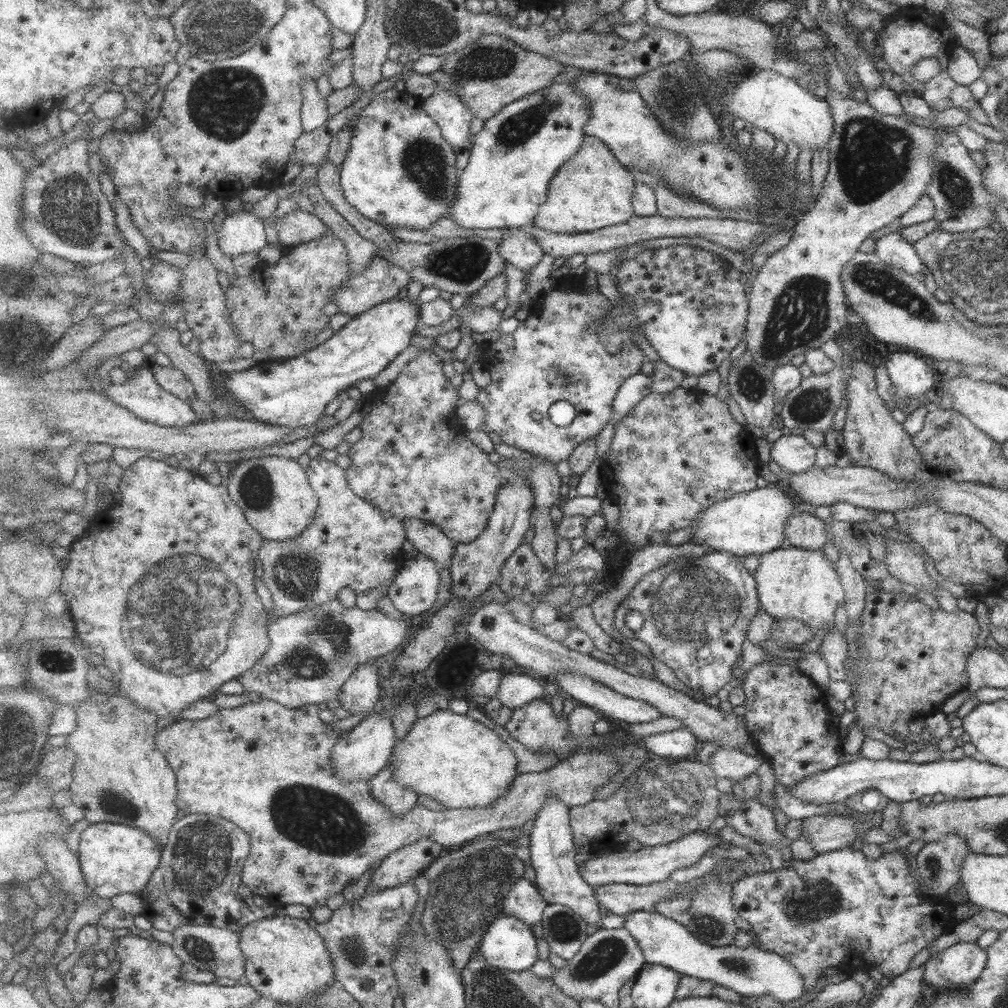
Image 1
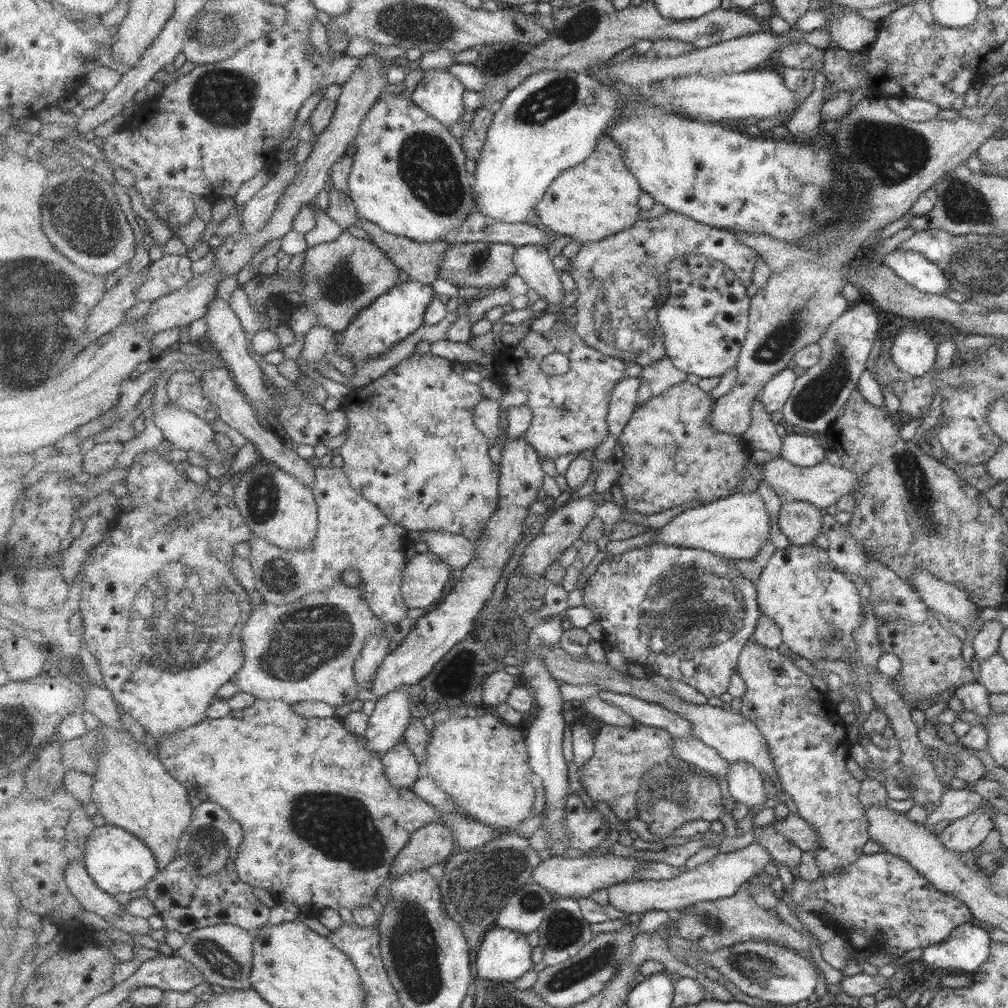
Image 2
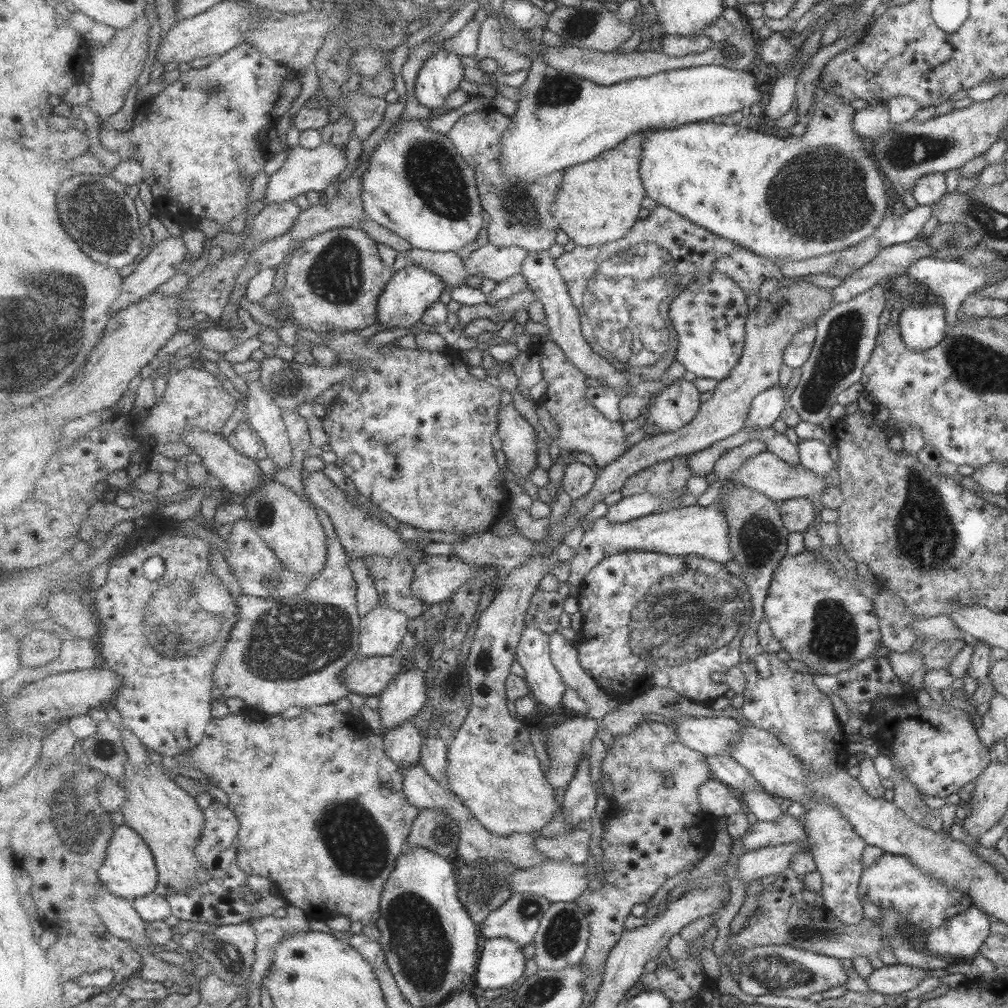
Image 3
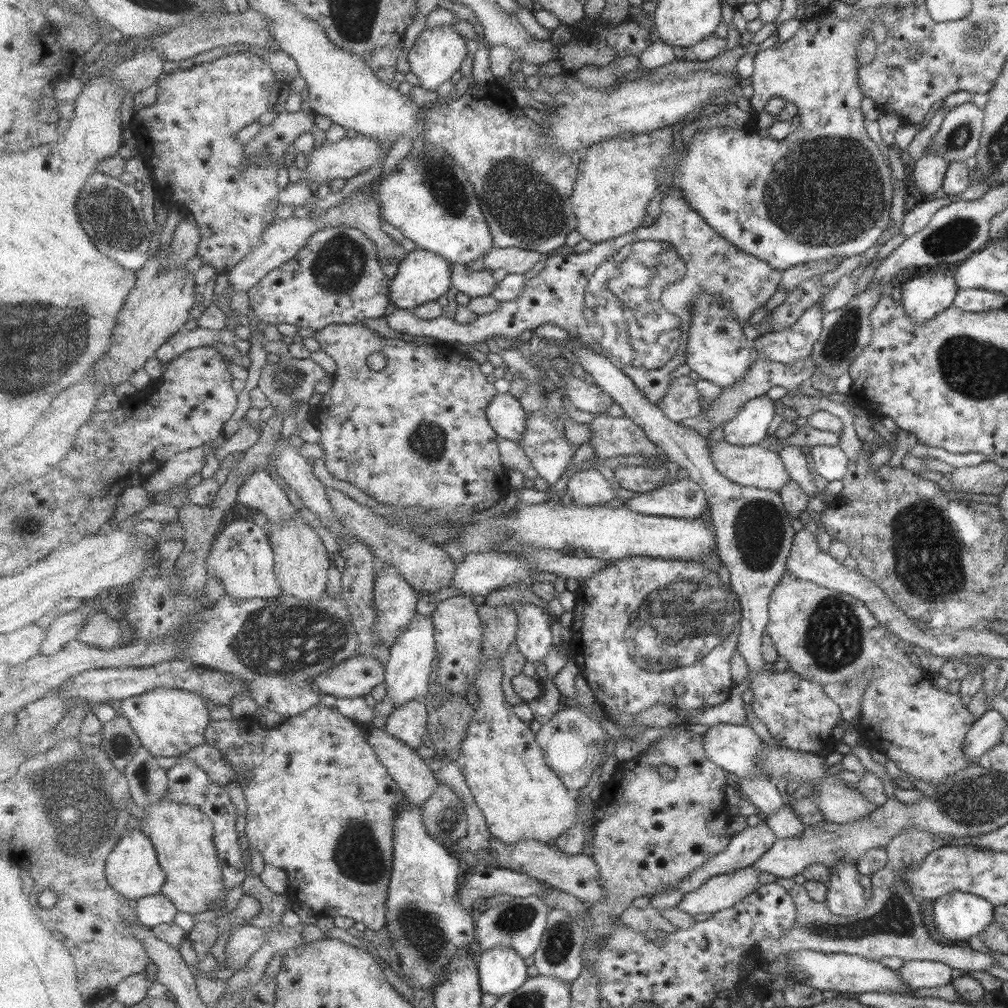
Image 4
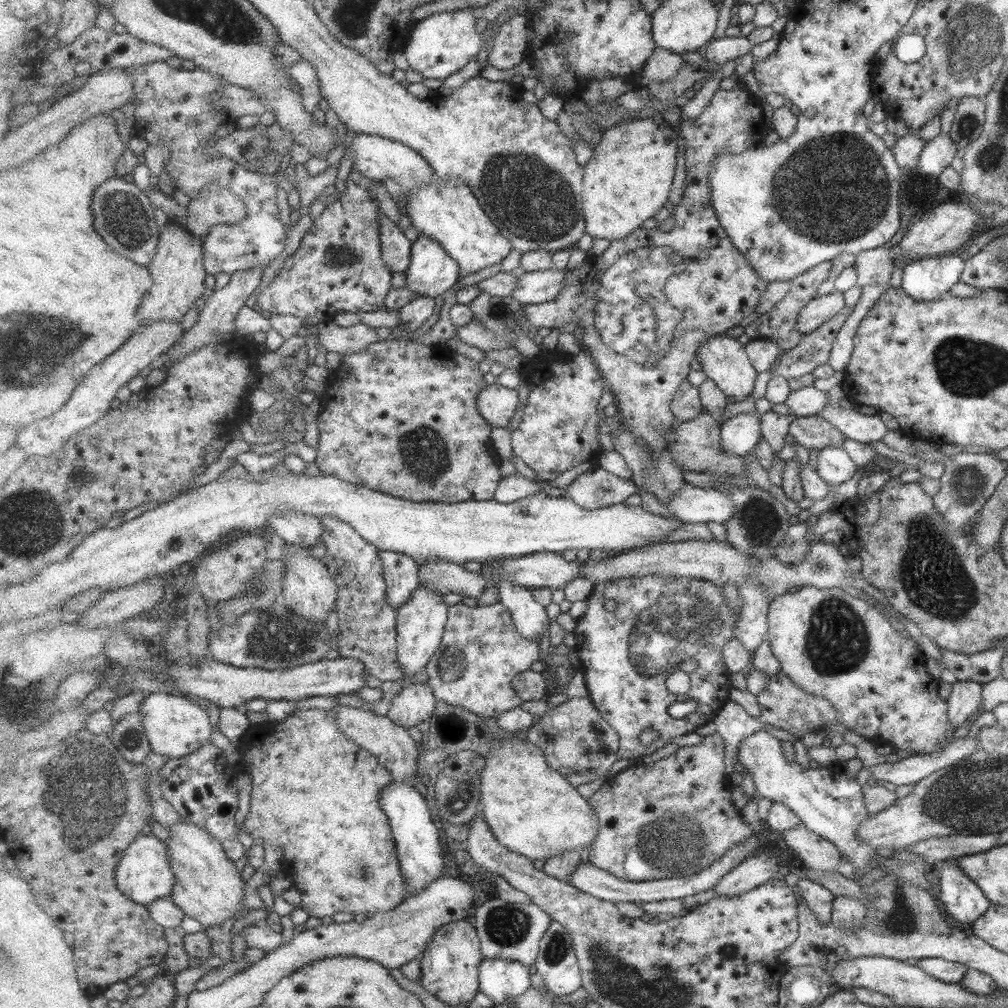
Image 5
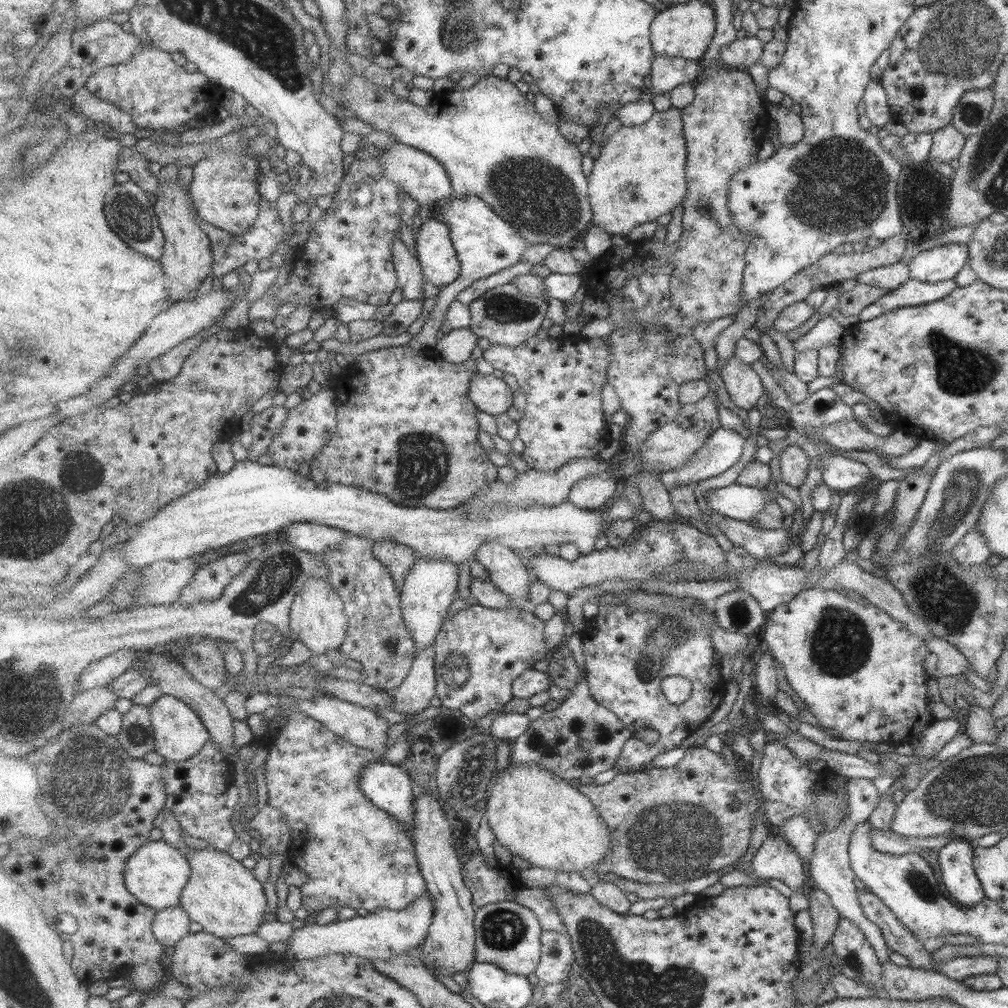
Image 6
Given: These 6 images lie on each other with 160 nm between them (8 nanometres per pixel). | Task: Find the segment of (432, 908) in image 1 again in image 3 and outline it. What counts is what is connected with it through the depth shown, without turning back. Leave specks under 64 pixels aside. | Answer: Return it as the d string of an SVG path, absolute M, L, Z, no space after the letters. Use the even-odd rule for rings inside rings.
M584 827L559 838L538 836L534 841L538 851L551 861L571 859L574 863L583 865L589 858L589 842L591 842L589 834L589 829ZM484 858L473 864L467 864L460 859L457 859L457 862L455 862L454 871L458 880L459 900L467 909L474 923L481 928L487 917L501 908L514 895L515 892L509 884L508 878L517 868L507 861L498 861L494 858Z

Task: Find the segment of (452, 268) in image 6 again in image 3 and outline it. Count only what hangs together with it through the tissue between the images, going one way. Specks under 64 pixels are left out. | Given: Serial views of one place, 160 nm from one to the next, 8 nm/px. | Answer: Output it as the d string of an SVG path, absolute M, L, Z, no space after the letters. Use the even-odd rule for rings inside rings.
M408 263L404 269L395 273L395 276L385 287L384 293L380 296L376 316L377 323L381 325L383 331L391 330L391 328L409 330L417 322L423 322L425 313L436 302L439 302L441 294L445 291L445 286L447 286L446 282L436 274L423 269L423 267Z

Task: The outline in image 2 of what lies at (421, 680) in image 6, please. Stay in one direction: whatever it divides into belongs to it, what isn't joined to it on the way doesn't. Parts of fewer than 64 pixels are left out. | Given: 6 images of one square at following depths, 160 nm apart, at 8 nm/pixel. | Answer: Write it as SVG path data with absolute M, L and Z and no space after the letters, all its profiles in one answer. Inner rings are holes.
M405 742L399 743L381 759L389 782L397 788L406 788L413 792L416 782L424 774L424 768Z

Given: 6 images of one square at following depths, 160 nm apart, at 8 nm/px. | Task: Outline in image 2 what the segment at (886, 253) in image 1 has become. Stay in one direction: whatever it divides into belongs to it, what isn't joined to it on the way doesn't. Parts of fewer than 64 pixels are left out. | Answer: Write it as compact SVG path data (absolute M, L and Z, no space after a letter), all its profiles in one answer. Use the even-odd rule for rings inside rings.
M891 252L883 256L882 265L915 290L941 295L948 288L939 267L930 264L917 252Z

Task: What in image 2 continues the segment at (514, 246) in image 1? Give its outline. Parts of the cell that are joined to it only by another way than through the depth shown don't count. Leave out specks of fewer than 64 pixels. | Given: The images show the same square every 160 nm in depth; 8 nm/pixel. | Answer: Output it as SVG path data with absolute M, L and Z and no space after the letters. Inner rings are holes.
M528 245L519 247L517 250L517 254L515 254L515 265L517 266L517 273L519 273L527 284L529 284L530 288L539 294L539 296L543 297L547 304L561 304L561 300L563 300L563 282L561 282L561 278L559 278L561 272L553 266L553 262L551 262L552 254L549 252L549 248L543 245Z

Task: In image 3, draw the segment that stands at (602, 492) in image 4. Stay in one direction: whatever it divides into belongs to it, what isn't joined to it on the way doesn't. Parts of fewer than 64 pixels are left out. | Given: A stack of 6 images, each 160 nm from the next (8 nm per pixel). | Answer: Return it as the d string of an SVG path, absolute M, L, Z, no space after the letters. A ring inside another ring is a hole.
M578 462L568 463L564 470L563 489L572 502L587 496L595 486L599 471Z

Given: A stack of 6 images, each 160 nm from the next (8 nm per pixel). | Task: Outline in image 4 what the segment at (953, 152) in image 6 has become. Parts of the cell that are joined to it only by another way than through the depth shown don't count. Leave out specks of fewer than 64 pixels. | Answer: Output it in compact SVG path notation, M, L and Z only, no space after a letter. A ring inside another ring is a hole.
M925 151L909 166L908 172L913 176L919 194L927 198L941 188L947 167L948 163L940 156Z

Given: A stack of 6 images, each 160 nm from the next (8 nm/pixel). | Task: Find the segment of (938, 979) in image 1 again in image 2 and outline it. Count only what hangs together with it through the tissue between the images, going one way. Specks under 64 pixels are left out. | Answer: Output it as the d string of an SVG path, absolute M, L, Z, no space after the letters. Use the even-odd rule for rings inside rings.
M979 922L954 928L942 941L922 950L920 959L928 973L963 970L972 975L989 957L991 941Z

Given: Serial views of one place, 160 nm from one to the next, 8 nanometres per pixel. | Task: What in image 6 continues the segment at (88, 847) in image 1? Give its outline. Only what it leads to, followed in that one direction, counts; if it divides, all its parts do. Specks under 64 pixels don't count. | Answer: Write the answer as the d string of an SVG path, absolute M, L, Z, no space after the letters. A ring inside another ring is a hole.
M163 838L158 841L149 841L138 848L127 861L124 870L129 892L157 912L181 904L182 890L188 885L191 873L192 868L186 855L179 847L173 846Z

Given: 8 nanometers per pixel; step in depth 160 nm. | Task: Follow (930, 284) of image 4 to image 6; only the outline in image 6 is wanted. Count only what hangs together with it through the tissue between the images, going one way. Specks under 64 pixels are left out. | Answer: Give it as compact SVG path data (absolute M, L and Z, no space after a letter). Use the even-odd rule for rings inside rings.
M957 244L936 246L921 253L915 252L907 263L908 278L929 284L951 280L964 269L967 261L967 248Z

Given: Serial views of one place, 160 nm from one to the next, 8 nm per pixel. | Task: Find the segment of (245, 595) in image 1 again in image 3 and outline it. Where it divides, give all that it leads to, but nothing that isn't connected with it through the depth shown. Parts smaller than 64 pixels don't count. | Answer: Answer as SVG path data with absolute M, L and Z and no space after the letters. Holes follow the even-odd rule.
M156 513L152 516L147 516L147 525L140 528L141 534L139 534L139 538L131 544L124 544L123 547L113 552L106 583L98 587L95 592L87 597L92 610L98 614L100 624L102 625L97 638L100 656L102 657L102 667L110 669L123 679L123 688L117 692L115 708L122 714L124 725L133 730L147 749L167 757L174 757L179 753L182 754L187 749L193 749L203 740L207 728L214 718L212 715L214 702L211 700L211 690L216 688L216 686L215 680L213 680L213 673L217 669L219 659L224 654L225 647L228 645L230 638L232 638L234 626L240 621L238 617L238 614L240 614L240 606L237 604L236 597L221 582L221 578L211 572L211 544L207 544L205 540L199 537L172 535L172 530L175 530L176 523L175 520L165 520L165 518ZM153 556L160 556L165 564L163 577L156 581L147 580L145 570L143 570L143 564L149 558L153 558Z

